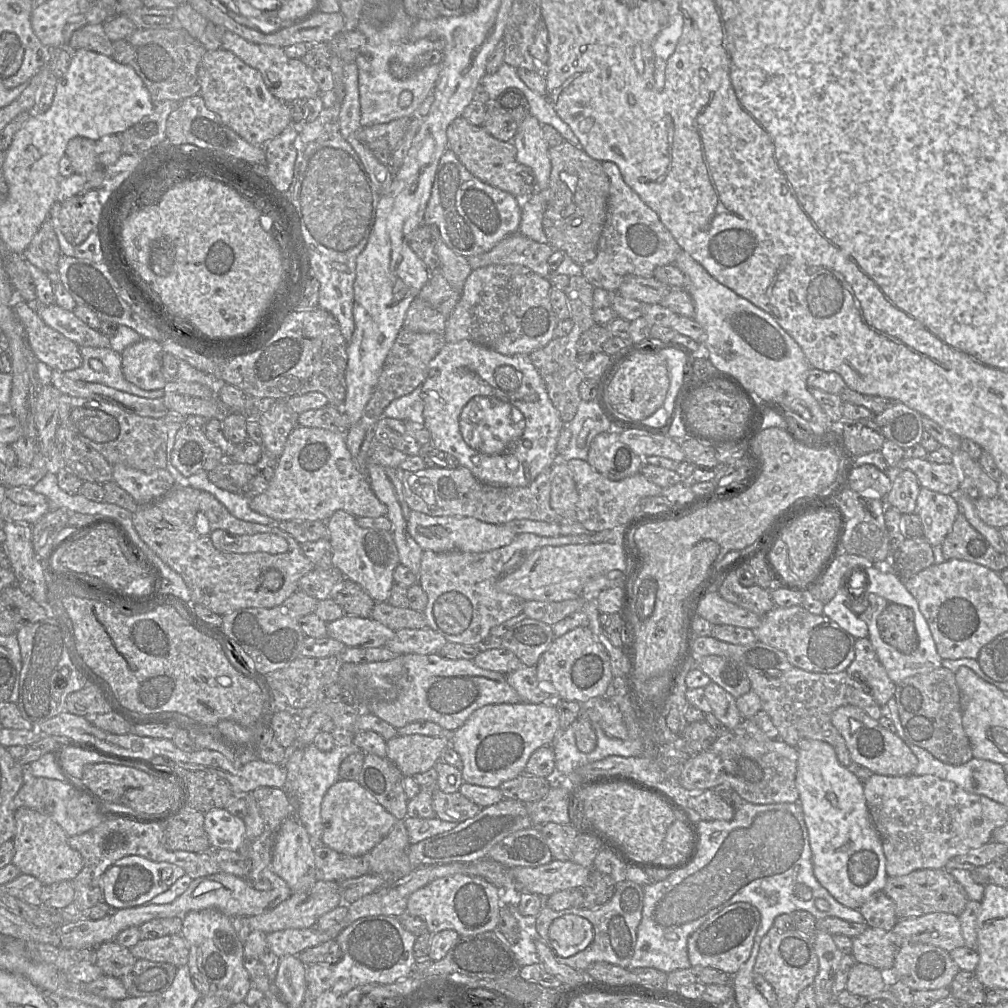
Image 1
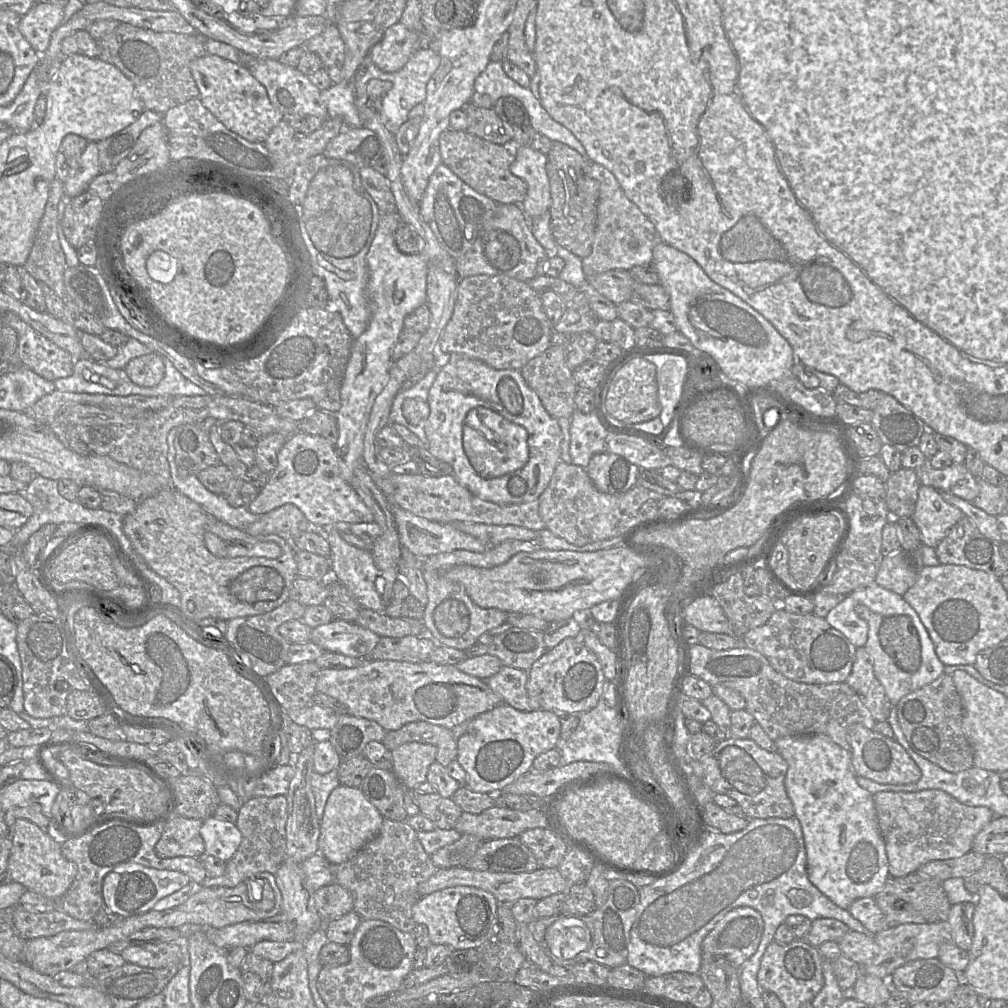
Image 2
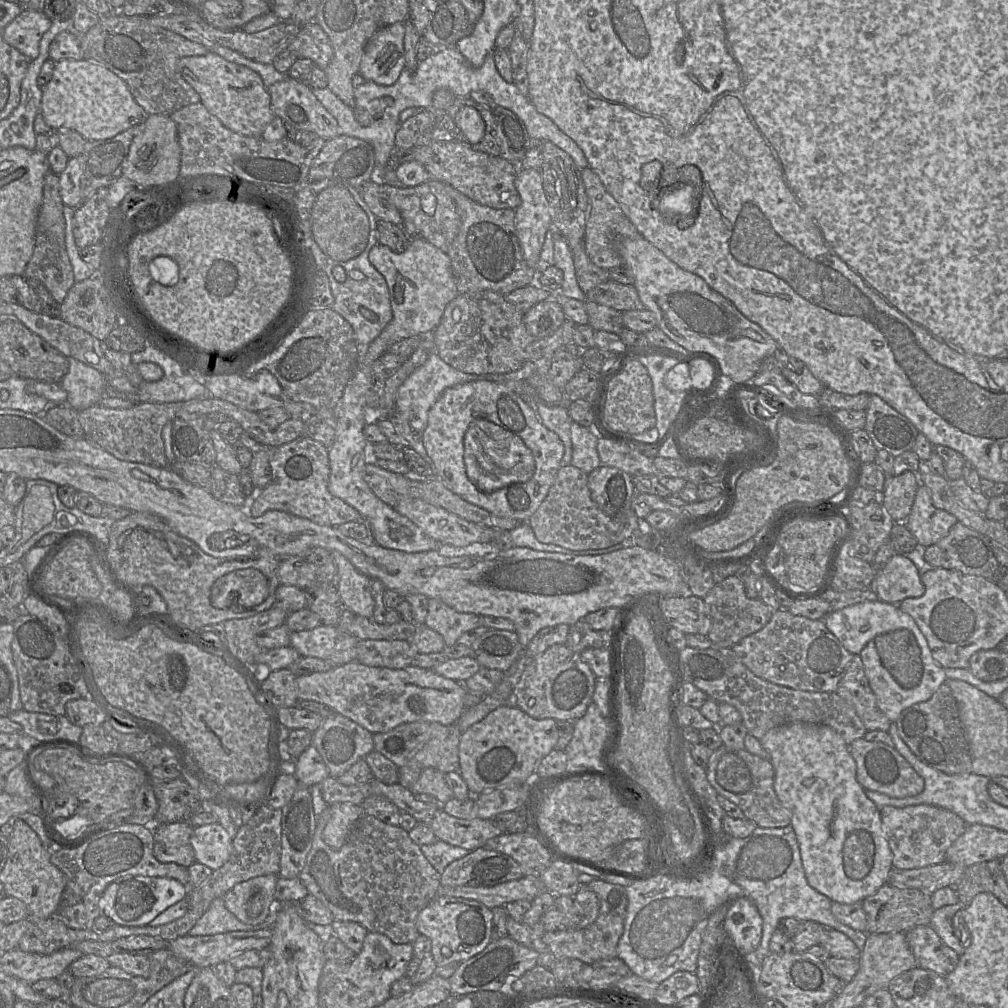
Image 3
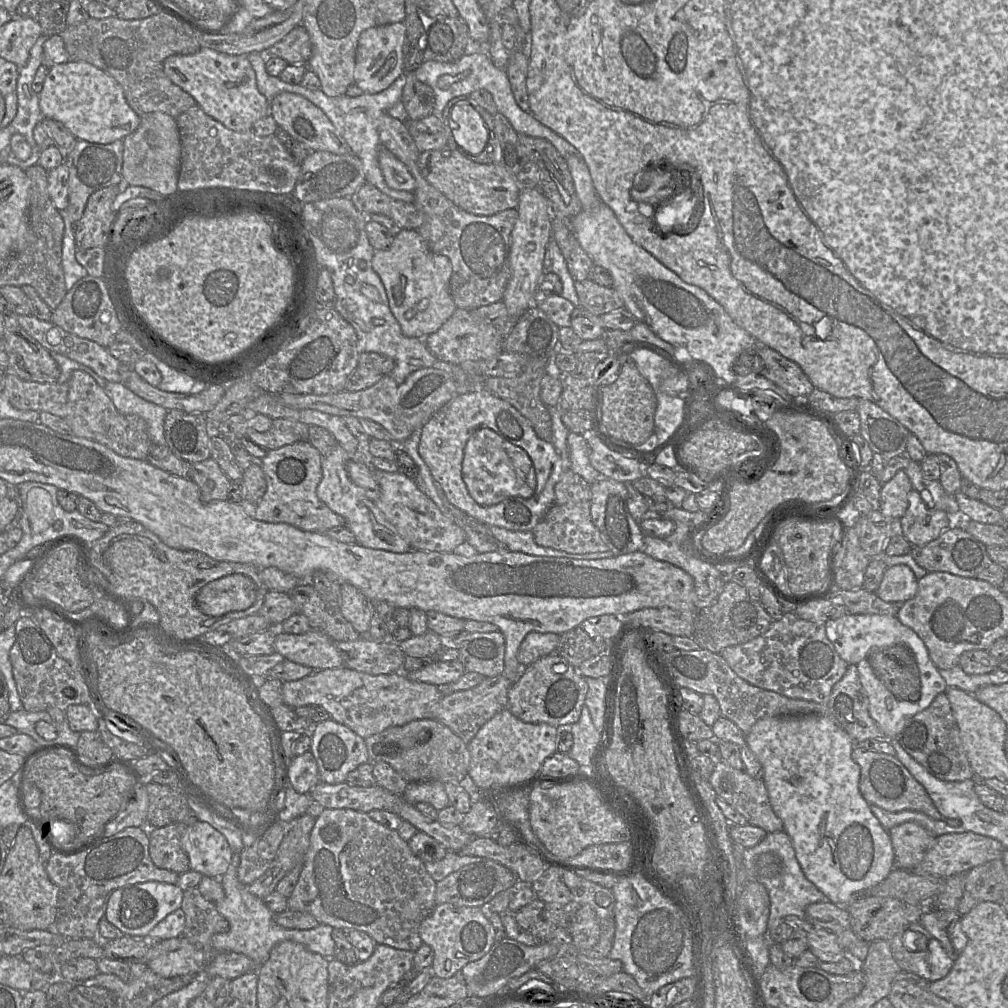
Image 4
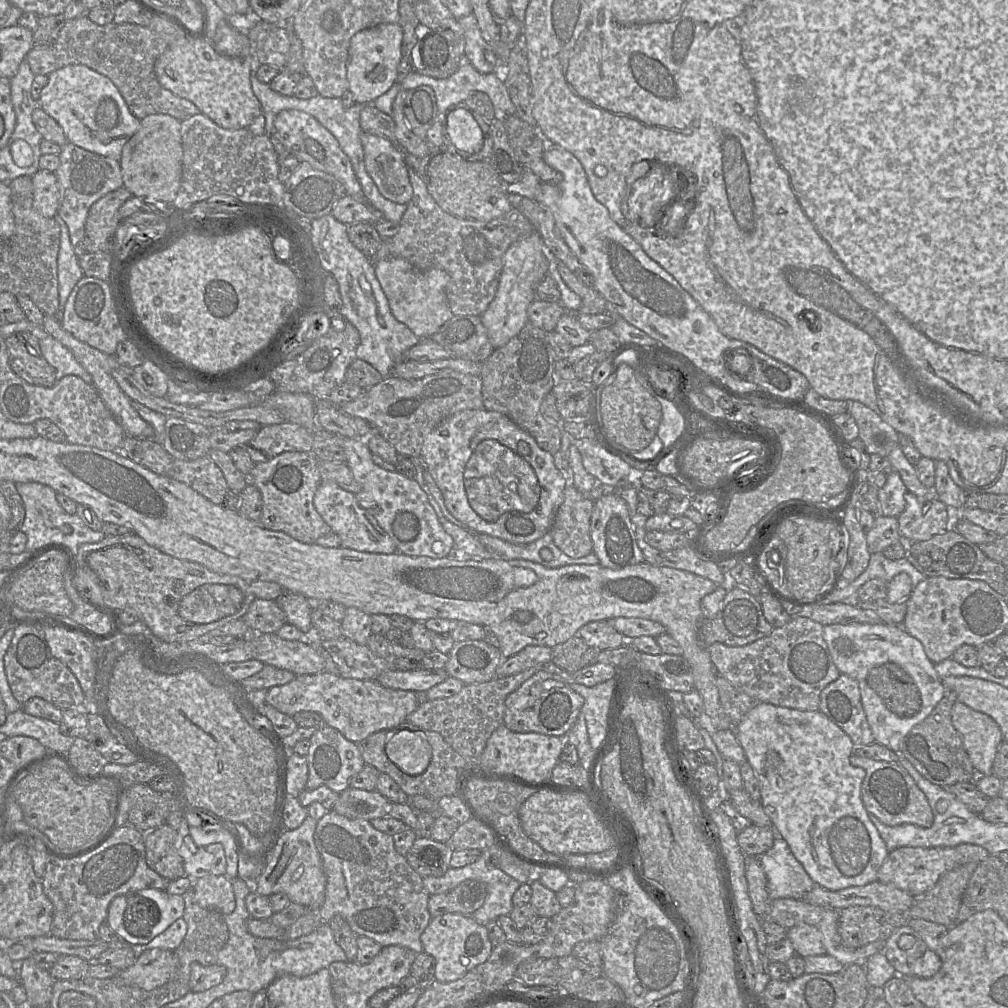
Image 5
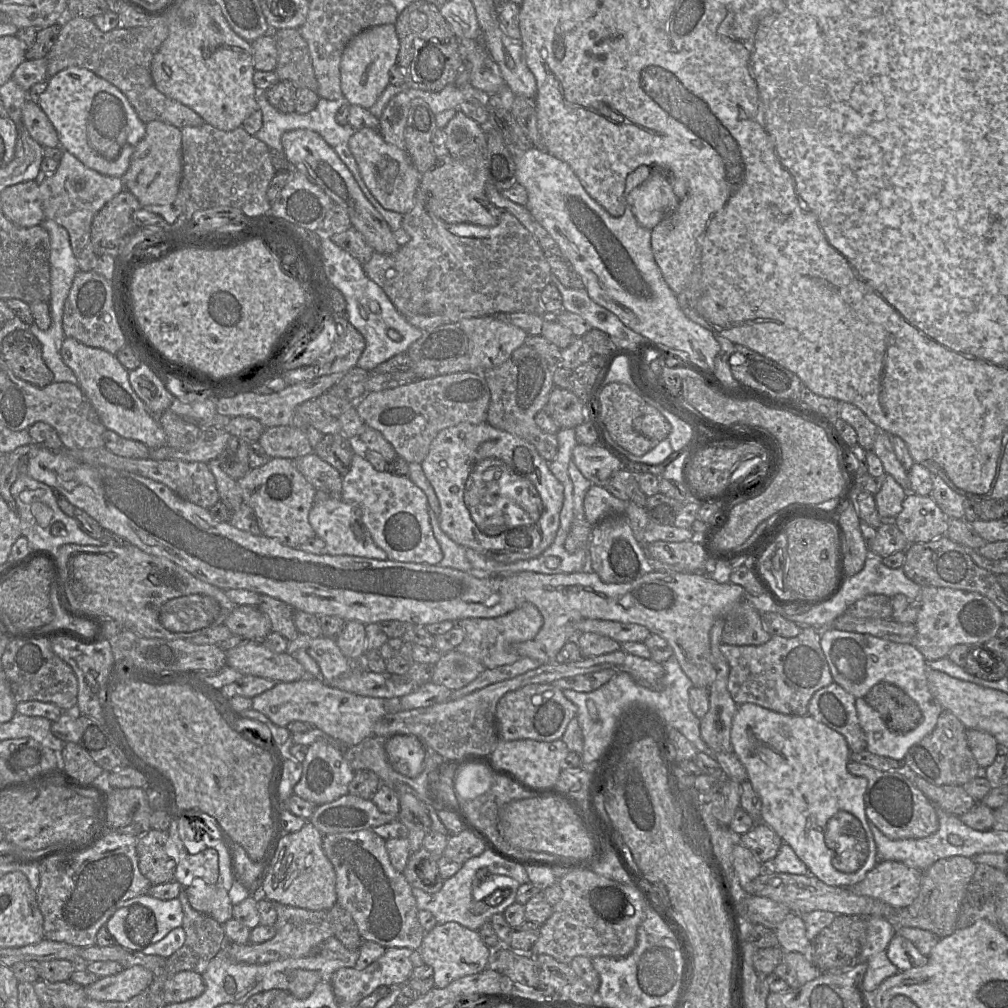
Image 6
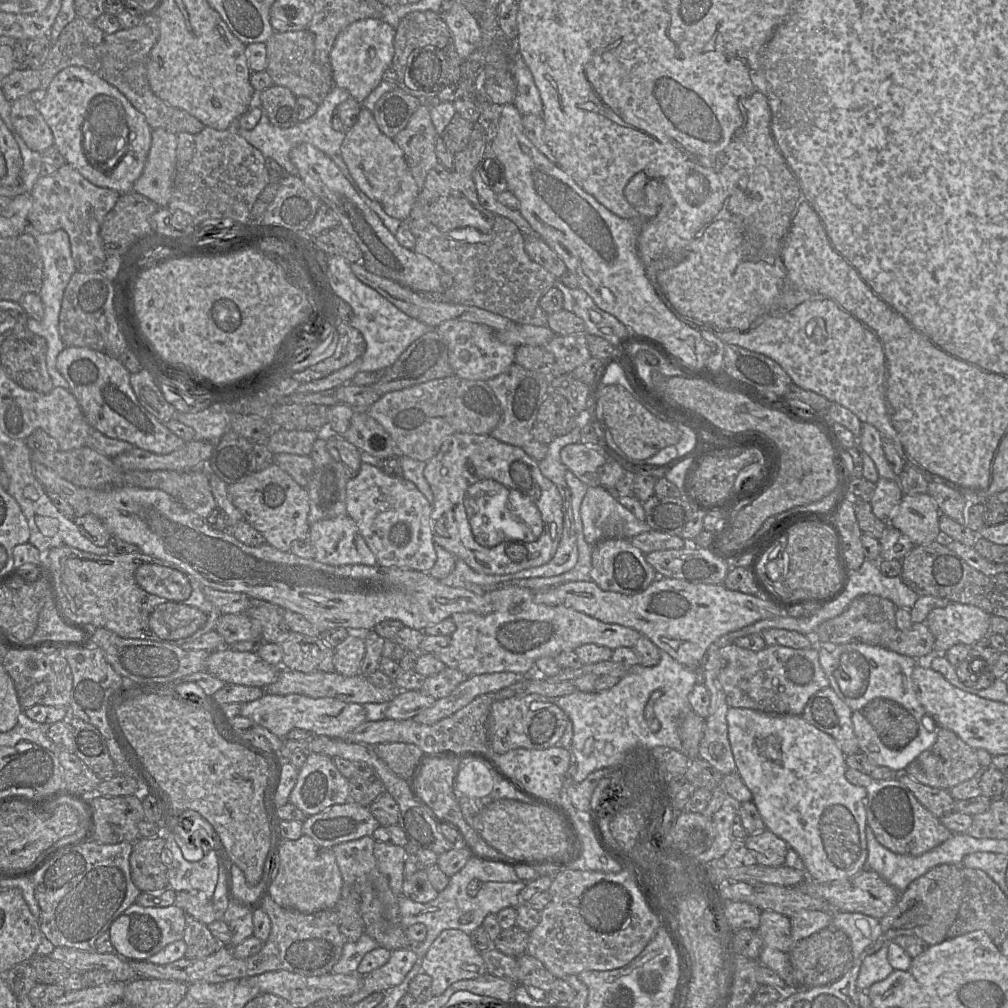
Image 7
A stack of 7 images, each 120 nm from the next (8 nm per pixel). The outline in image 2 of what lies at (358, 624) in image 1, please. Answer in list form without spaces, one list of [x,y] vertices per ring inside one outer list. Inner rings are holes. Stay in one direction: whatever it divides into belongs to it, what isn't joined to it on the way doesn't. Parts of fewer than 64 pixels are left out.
[[[333,619],[330,623],[312,629],[310,641],[325,652],[334,652],[353,658],[368,658],[380,636],[355,622]]]

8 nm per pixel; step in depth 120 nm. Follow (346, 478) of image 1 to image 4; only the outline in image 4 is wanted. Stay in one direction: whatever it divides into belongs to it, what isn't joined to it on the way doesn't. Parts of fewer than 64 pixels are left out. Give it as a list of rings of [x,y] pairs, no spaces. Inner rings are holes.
[[[306,440],[270,450],[264,458],[256,460],[261,464],[267,488],[265,494],[256,505],[247,506],[248,509],[251,509],[250,516],[268,523],[286,523],[302,531],[313,533],[326,533],[334,527],[345,526],[345,519],[333,512],[317,497],[316,490],[322,480],[322,458],[321,453]]]

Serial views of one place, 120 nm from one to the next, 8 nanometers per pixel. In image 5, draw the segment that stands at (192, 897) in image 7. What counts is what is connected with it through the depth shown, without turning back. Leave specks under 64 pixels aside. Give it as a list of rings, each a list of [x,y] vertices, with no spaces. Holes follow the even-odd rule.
[[[225,875],[205,876],[194,881],[194,900],[202,908],[231,914],[235,909],[235,895],[231,880]]]

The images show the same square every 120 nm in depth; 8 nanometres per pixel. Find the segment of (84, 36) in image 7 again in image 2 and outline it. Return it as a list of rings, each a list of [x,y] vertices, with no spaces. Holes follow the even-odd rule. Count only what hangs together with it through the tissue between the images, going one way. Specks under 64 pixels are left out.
[[[121,22],[117,28],[101,39],[97,39],[99,59],[116,66],[127,76],[140,96],[145,109],[165,114],[170,108],[199,97],[199,89],[192,76],[190,63],[207,54],[200,34],[178,34],[175,32],[155,32]]]

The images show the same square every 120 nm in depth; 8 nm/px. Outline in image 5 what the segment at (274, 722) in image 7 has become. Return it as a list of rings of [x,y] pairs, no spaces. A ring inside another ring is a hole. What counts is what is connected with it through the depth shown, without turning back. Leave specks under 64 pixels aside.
[[[329,672],[296,676],[284,685],[267,690],[265,703],[293,716],[297,712],[319,713],[325,725],[335,728],[347,740],[358,743],[370,734],[401,725],[422,701],[422,695],[409,690],[390,689],[375,679],[343,678]]]

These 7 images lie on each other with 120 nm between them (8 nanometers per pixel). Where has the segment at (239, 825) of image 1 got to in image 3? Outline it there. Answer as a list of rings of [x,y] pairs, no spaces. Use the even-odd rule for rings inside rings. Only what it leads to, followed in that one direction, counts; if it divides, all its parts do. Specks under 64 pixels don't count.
[[[220,823],[195,827],[190,838],[195,860],[213,871],[223,866],[230,858],[233,840]]]

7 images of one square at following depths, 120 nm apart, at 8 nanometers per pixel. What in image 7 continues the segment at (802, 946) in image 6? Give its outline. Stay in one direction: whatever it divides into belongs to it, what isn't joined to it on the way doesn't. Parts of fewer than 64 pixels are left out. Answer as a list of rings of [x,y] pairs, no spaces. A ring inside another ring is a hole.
[[[762,910],[760,924],[757,929],[765,947],[789,953],[794,942],[791,937],[790,918],[771,910]]]

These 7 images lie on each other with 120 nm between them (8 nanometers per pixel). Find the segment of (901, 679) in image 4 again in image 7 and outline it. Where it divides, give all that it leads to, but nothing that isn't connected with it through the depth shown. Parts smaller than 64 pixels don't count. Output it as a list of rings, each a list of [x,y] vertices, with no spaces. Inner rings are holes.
[[[877,698],[862,710],[884,746],[899,751],[918,734],[918,724],[913,715],[896,701]]]

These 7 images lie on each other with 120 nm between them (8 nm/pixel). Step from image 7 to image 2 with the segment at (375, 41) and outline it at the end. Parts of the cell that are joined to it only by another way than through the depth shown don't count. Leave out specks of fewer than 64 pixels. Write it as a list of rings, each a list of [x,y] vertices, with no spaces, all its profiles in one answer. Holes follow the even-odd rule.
[[[401,22],[390,26],[369,56],[382,71],[396,72],[402,69],[410,56],[418,48],[419,33],[413,32]]]

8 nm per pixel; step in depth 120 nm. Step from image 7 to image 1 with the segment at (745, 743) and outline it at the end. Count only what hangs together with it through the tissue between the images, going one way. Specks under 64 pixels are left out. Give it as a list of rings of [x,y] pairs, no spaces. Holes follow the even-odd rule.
[[[801,740],[796,749],[796,787],[812,851],[813,872],[818,882],[842,905],[859,909],[872,894],[884,889],[888,875],[882,841],[864,795],[863,782],[838,760],[834,748],[819,740]]]

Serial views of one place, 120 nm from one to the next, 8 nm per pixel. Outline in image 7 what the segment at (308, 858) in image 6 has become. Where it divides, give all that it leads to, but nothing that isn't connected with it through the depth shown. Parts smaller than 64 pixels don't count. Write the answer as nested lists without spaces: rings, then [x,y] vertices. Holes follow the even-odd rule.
[[[302,834],[297,840],[280,840],[279,869],[268,887],[268,895],[281,907],[304,914],[333,909],[344,885],[341,872],[331,848],[317,845]]]

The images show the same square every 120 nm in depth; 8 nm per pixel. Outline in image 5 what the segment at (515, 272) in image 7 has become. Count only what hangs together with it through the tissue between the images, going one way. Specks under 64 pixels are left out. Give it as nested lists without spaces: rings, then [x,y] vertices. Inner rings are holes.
[[[404,152],[410,183],[413,188],[412,199],[407,204],[407,209],[400,220],[399,232],[389,239],[384,239],[377,251],[373,262],[392,257],[401,257],[408,260],[418,270],[439,268],[450,275],[446,286],[446,295],[449,307],[454,315],[480,316],[488,309],[494,300],[504,266],[504,256],[509,247],[520,240],[529,237],[536,231],[528,219],[517,209],[512,208],[501,217],[489,222],[462,219],[445,212],[429,193],[421,174],[421,159]]]

